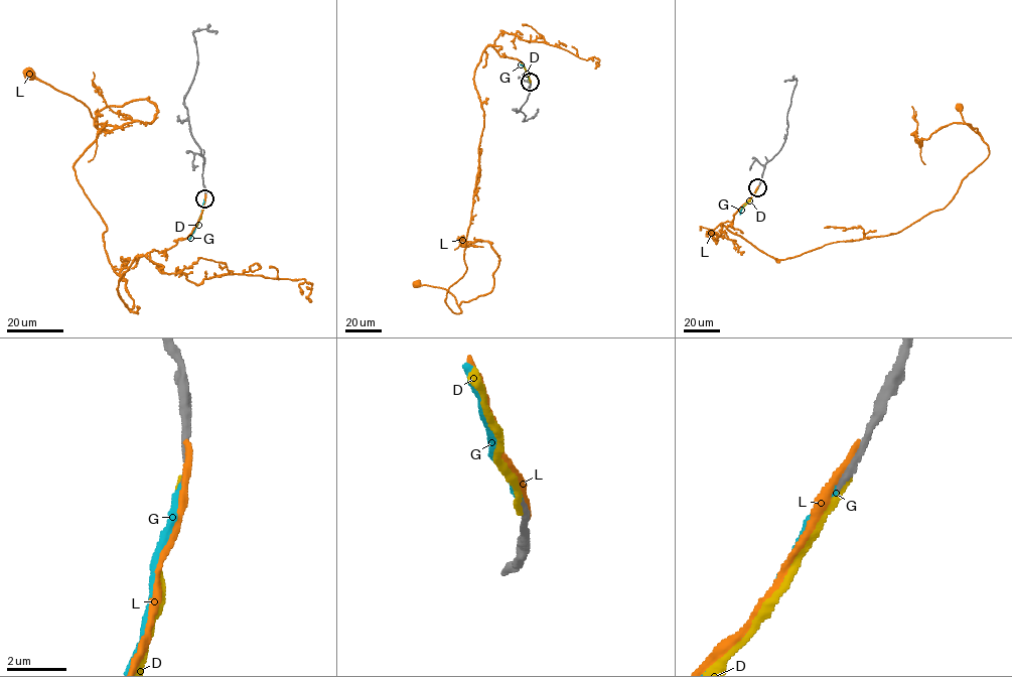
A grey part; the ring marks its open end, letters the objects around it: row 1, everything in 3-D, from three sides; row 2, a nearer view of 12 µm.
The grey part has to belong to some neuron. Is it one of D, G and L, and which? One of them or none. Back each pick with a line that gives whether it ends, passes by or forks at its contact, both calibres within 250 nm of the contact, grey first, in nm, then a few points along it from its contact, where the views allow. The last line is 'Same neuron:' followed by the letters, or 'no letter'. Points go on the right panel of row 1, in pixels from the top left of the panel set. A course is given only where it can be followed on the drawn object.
G: it ends | 240/260 nm | via (757, 188), (739, 214)
Same neuron: G

